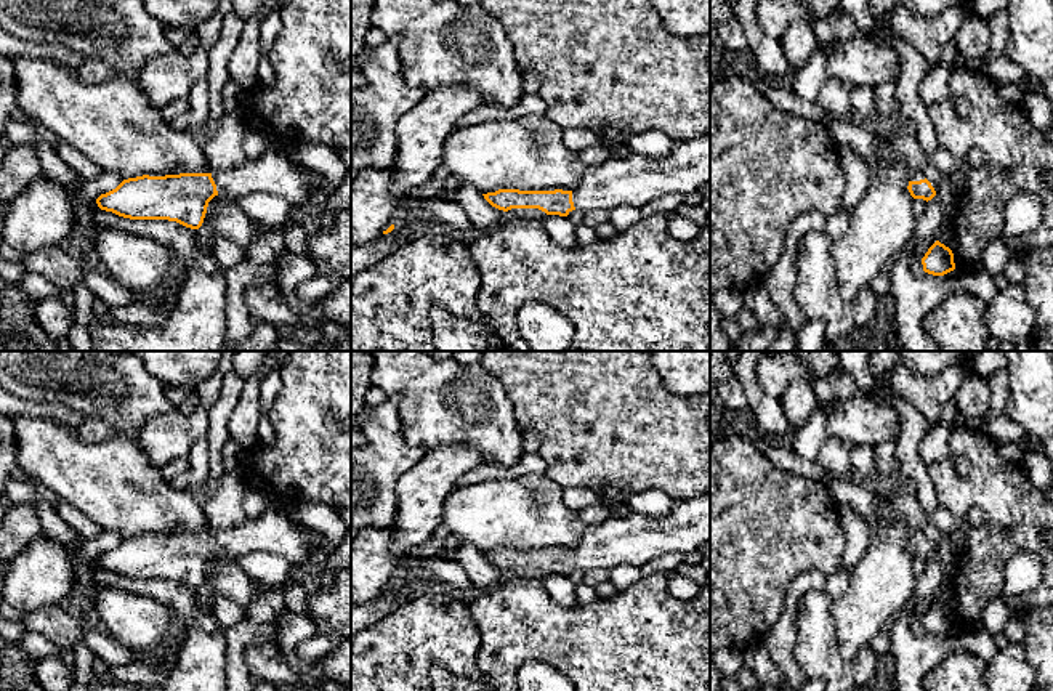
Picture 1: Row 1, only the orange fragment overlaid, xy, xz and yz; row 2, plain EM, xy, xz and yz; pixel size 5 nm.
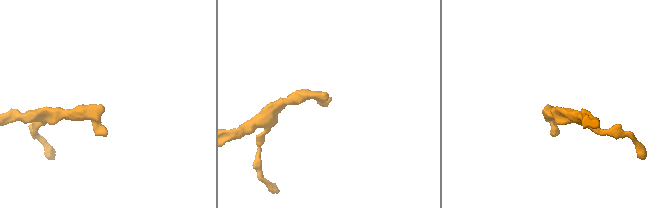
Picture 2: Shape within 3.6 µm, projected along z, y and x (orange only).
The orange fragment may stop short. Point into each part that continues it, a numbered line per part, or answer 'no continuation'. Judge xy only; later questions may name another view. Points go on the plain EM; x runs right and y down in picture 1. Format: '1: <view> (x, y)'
1: xy (273, 531)

